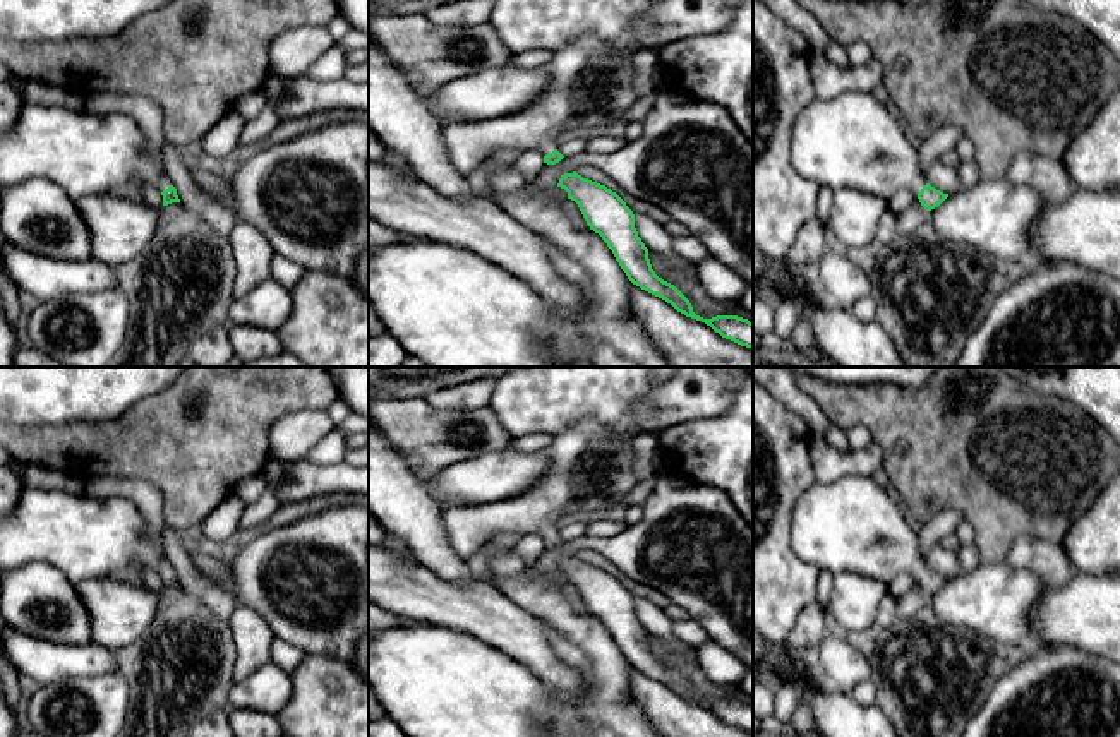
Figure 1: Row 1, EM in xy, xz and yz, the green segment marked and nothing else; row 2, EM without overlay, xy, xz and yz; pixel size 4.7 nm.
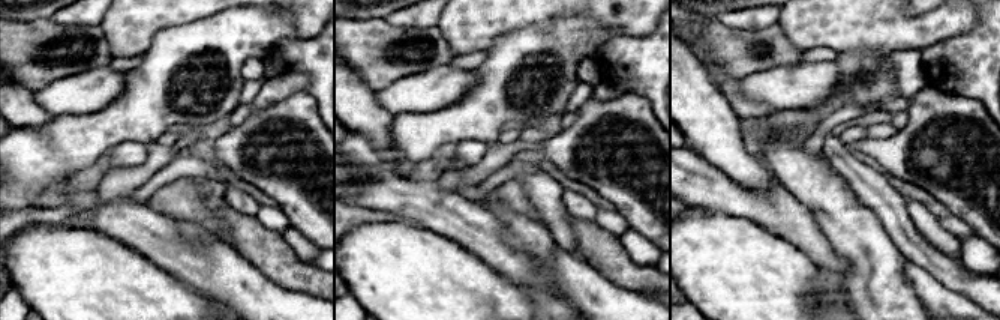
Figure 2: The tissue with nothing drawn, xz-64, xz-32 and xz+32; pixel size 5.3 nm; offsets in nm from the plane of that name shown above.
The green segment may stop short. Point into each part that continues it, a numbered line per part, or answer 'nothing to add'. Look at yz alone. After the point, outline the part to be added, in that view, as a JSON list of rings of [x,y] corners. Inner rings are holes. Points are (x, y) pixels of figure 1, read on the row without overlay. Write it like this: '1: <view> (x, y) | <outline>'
1: yz (853, 525) | [[[846,475],[830,485],[815,482],[794,504],[789,538],[801,560],[832,576],[851,572],[888,584],[900,574],[919,578],[926,569],[918,526],[894,492],[871,476]]]

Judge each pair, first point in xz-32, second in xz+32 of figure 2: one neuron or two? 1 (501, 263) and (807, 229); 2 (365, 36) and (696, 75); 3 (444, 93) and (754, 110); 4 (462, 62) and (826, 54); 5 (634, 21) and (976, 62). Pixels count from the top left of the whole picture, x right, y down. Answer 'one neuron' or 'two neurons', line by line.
1: one neuron
2: two neurons
3: two neurons
4: one neuron
5: two neurons

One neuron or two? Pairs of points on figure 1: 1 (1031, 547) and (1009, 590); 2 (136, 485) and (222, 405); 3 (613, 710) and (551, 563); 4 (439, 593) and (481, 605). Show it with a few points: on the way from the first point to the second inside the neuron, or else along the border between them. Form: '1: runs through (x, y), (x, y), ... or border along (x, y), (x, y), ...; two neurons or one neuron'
1: border along (1004, 563), (1031, 569), (1048, 587); two neurons
2: border along (102, 475), (148, 480), (163, 497), (163, 513); two neurons
3: border along (534, 561), (537, 573), (551, 575); two neurons
4: runs through (450, 604), (470, 605); one neuron

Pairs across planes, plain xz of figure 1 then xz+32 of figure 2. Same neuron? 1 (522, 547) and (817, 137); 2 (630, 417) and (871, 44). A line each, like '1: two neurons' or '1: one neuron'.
1: one neuron
2: one neuron

